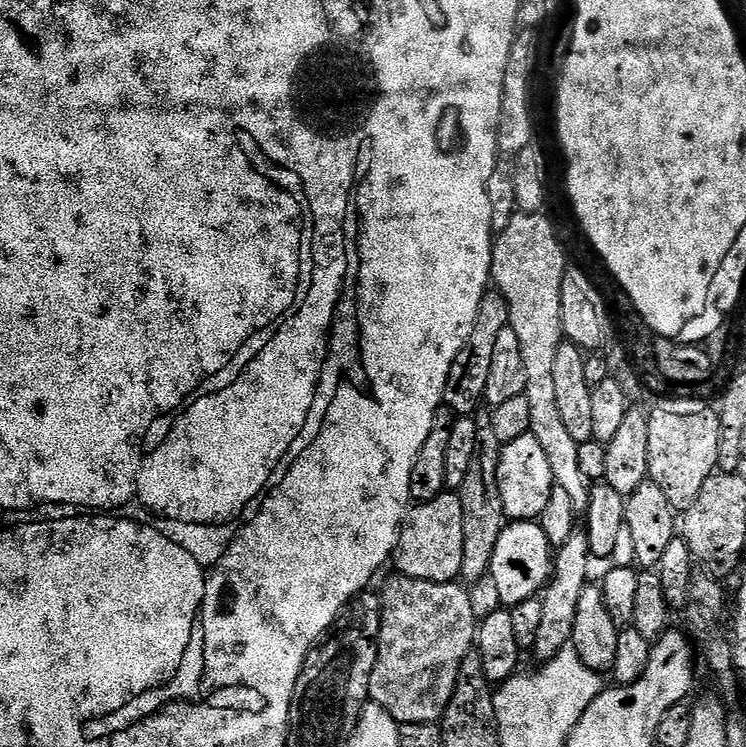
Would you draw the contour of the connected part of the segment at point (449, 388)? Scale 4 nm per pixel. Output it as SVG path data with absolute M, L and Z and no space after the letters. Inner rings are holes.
M499 290L485 292L478 322L474 326L474 334L470 334L466 346L458 354L444 391L444 404L452 407L457 417L471 417L476 412L475 408L485 403L484 395L486 386L490 382L490 368L494 366L494 346L498 343L498 334L502 334L502 330L509 327L509 324L507 297Z

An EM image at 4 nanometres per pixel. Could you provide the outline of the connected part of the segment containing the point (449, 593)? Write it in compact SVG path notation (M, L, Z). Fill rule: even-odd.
M403 574L382 588L384 611L380 631L380 649L374 674L370 678L368 695L371 703L386 709L397 724L435 724L443 721L444 712L456 693L456 683L468 653L473 651L478 640L478 615L472 605L472 596L460 582L426 582Z

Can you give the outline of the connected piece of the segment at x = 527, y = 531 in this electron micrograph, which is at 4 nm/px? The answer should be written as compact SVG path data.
M517 520L505 523L502 534L498 538L498 546L494 546L494 558L492 559L490 569L490 580L496 583L497 594L505 600L501 601L505 605L515 606L521 604L523 600L531 600L537 594L543 593L553 575L554 552L541 525L530 520Z

